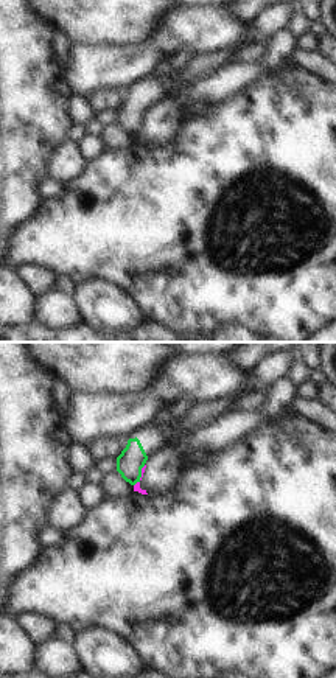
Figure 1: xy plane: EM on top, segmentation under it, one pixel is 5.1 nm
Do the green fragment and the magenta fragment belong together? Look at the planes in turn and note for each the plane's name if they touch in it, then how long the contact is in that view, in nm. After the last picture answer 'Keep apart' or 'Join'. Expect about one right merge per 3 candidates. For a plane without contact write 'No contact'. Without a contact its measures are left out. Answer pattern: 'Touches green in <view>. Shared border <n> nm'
Touches green in xy. Shared border 130 nm

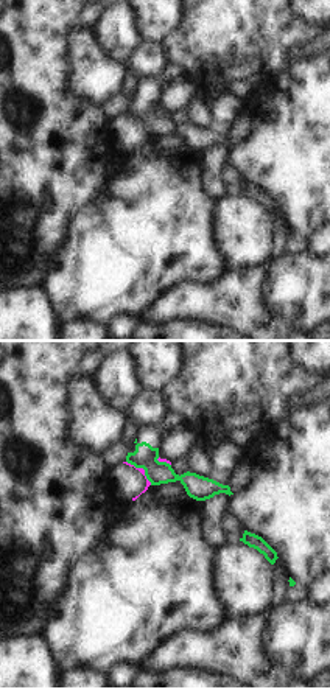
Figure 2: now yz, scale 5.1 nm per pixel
Touches green in yz. Shared border 180 nm

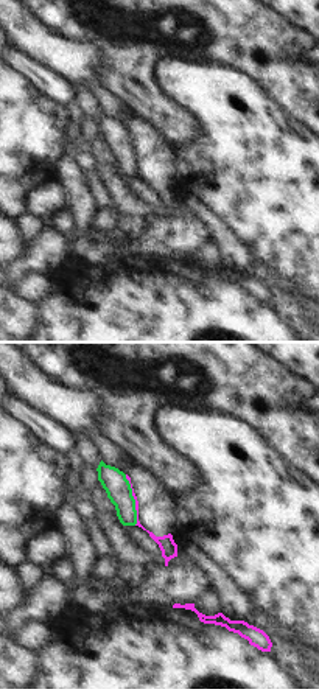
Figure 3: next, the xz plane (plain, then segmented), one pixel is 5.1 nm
Touches green in xz. Shared border 280 nm

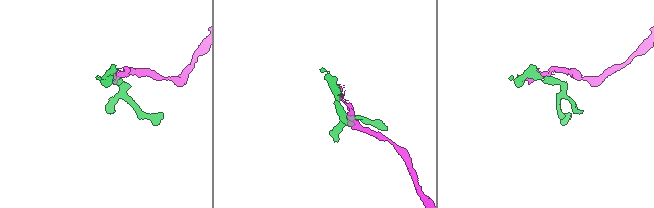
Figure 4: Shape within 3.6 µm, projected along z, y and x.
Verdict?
Keep apart

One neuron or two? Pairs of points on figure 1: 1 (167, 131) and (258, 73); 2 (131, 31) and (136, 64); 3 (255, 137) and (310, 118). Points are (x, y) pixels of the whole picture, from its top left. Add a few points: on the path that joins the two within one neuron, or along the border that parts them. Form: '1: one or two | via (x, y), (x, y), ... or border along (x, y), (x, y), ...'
1: one | via (182, 106), (193, 95), (213, 90), (234, 78)
2: two | border along (148, 41), (123, 45), (95, 44)
3: one | via (269, 137), (291, 137), (296, 132)

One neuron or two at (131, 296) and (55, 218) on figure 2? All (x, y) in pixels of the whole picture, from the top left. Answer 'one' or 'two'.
two

